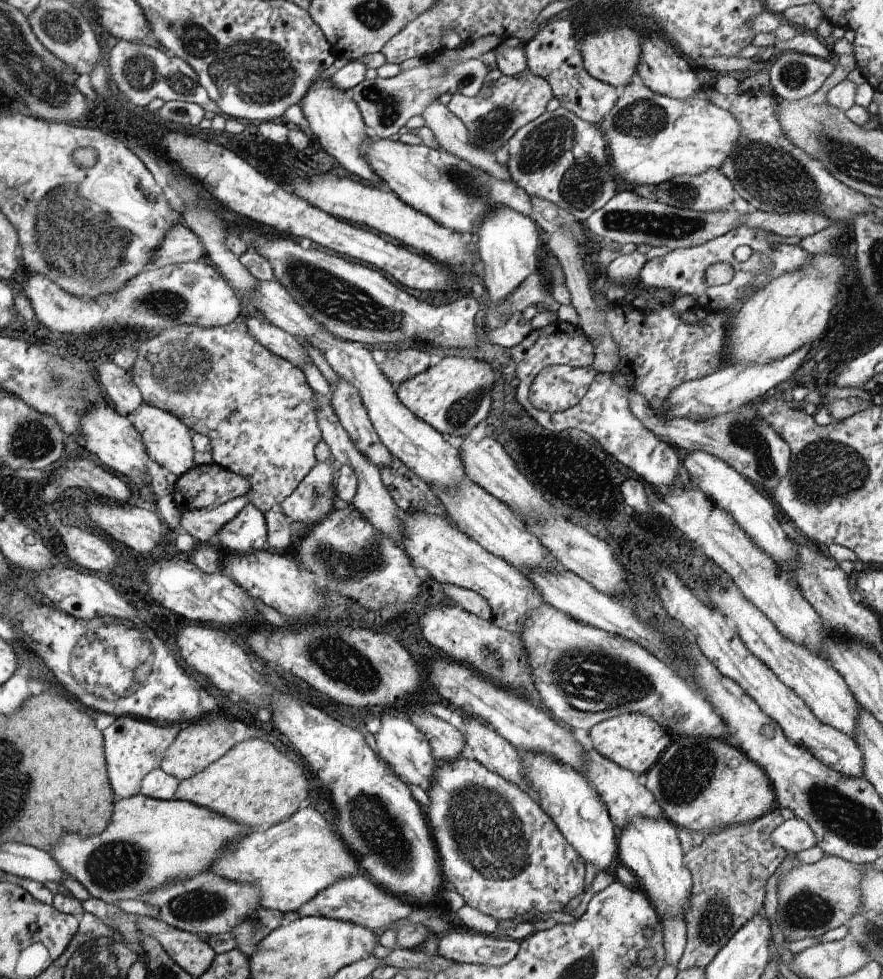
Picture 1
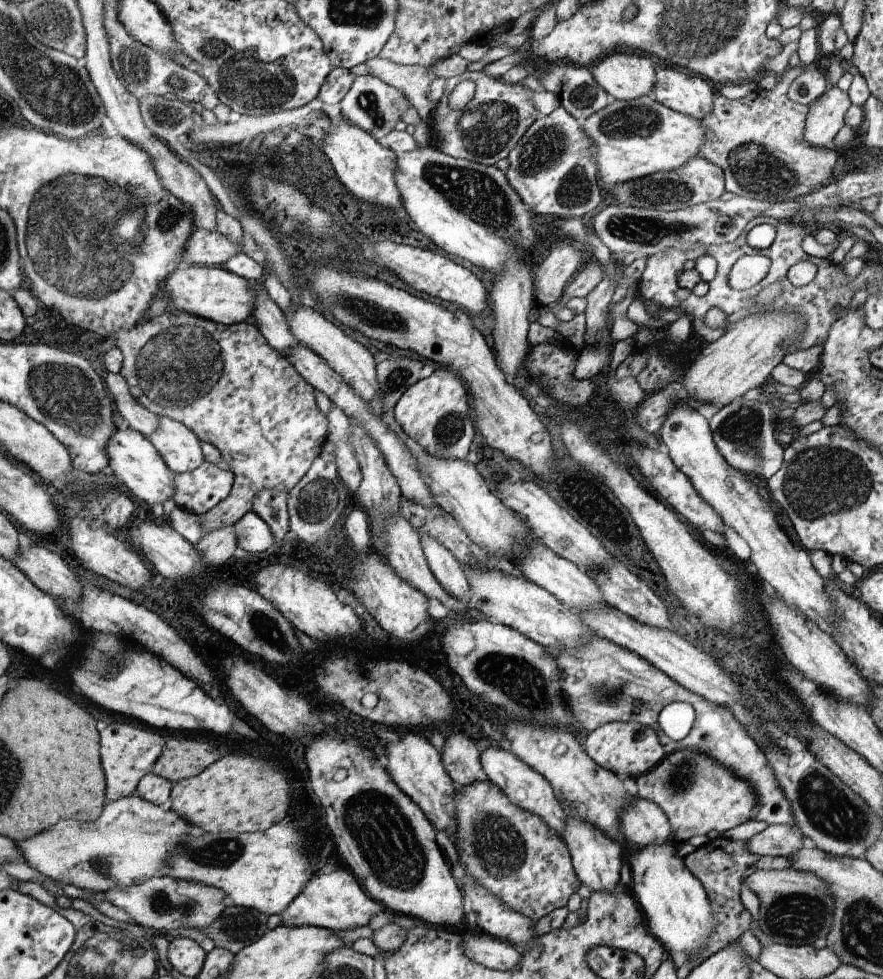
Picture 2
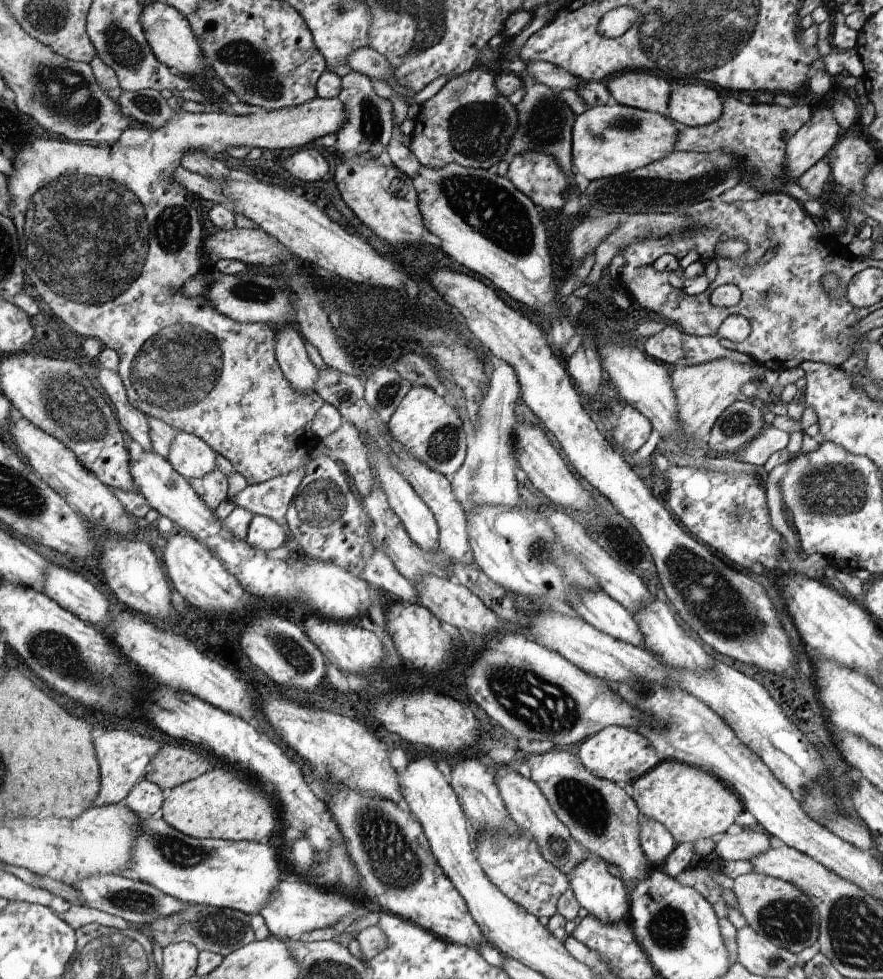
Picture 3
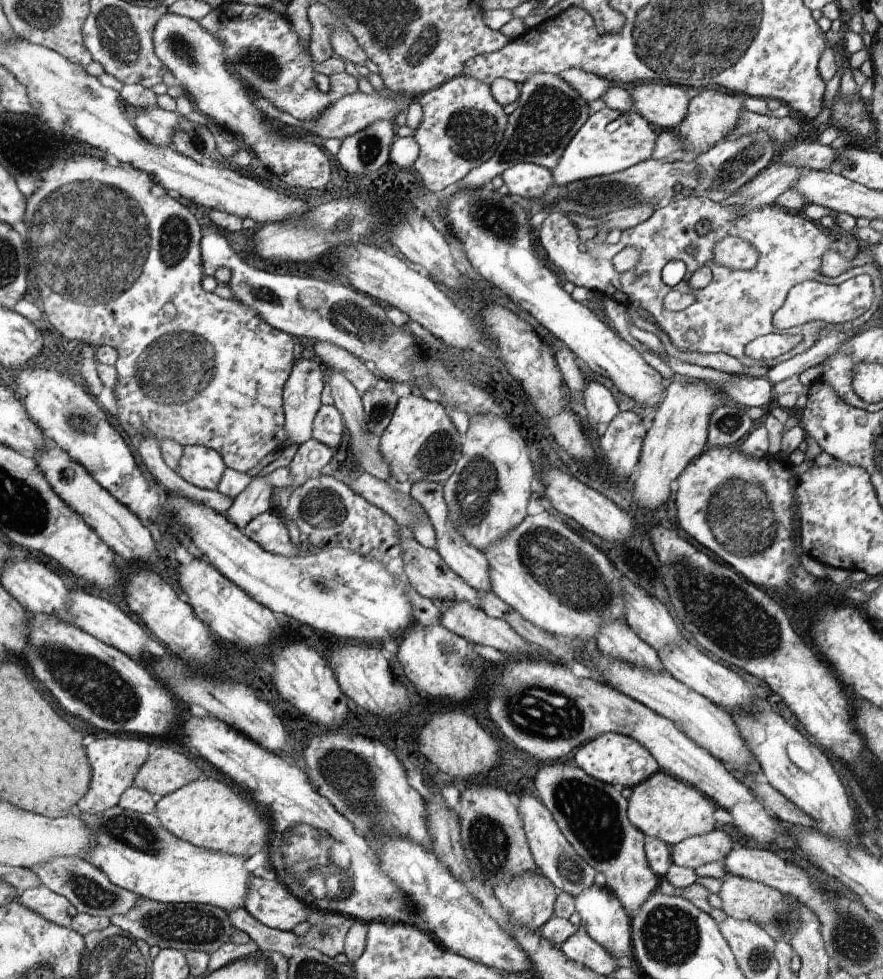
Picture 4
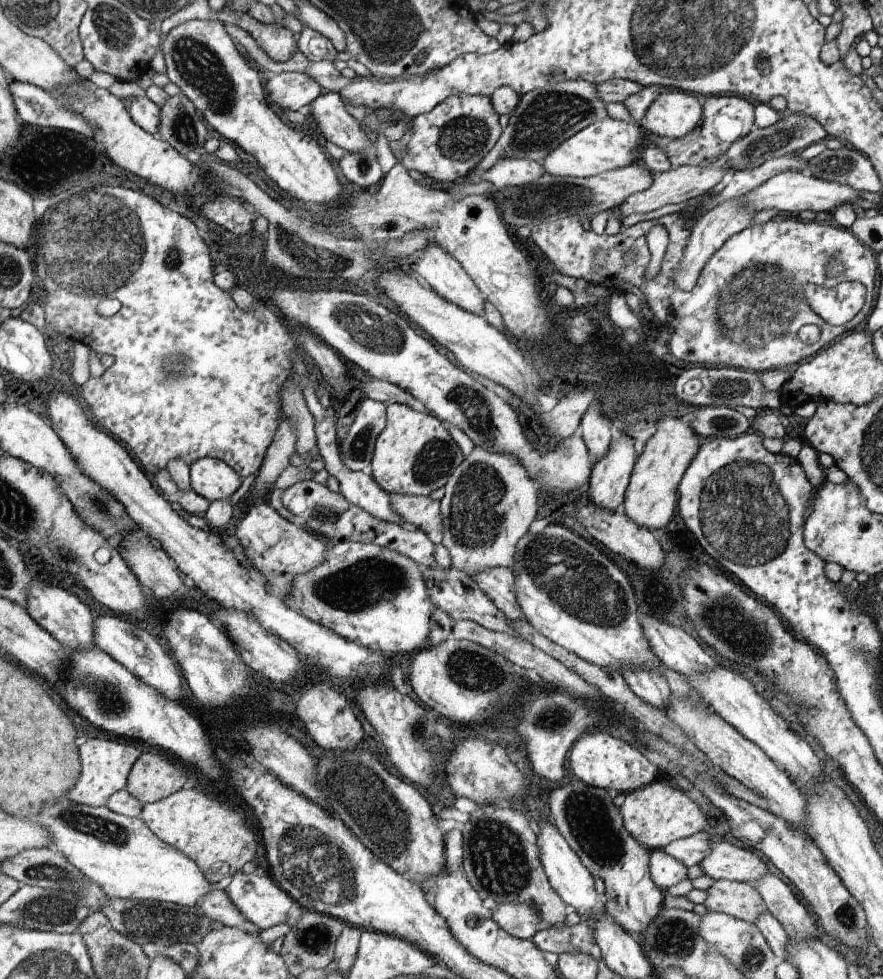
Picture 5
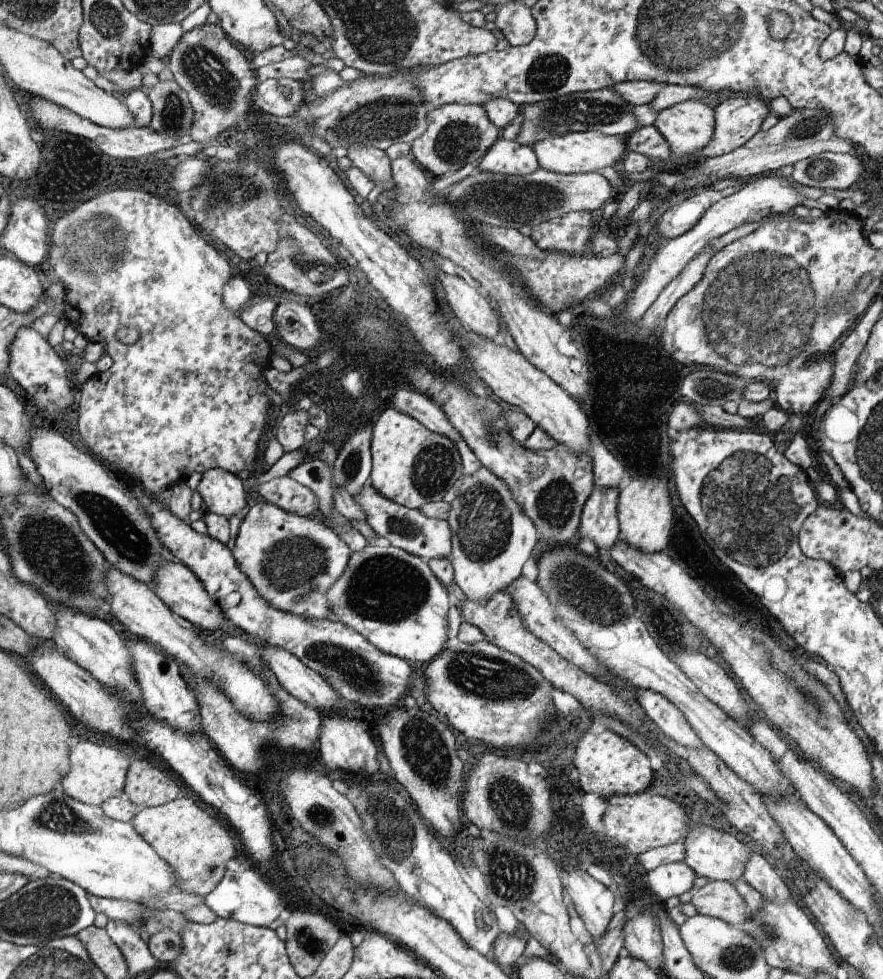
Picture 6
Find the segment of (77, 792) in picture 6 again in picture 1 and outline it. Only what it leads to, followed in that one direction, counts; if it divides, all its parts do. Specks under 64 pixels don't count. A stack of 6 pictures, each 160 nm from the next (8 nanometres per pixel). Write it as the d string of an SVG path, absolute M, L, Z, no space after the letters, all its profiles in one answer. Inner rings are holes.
M122 715L106 728L106 762L110 762L110 782L114 782L118 798L125 799L141 792L141 782L154 769L160 768L181 728L181 724L160 725L132 715Z

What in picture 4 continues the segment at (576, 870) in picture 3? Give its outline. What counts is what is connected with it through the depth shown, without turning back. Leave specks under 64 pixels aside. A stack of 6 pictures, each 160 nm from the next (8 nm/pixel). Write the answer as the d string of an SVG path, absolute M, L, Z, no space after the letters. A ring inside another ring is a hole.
M592 883L590 888L584 889L575 896L575 911L581 918L581 925L589 932L589 935L605 946L615 957L620 960L626 958L626 963L635 962L631 937L631 919L621 902L605 887L598 887Z

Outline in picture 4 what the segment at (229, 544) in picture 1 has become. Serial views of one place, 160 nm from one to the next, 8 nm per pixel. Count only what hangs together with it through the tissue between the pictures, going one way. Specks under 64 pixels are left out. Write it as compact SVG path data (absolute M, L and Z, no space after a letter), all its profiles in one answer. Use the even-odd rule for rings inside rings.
M270 510L253 518L245 526L244 532L271 553L287 557L298 554L296 545L290 540L285 521Z

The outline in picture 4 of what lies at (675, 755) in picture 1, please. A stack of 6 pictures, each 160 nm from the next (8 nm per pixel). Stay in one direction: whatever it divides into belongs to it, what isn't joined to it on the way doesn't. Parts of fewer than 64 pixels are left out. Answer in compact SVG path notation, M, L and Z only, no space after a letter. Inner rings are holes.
M660 770L644 782L633 786L632 794L629 798L627 815L630 822L645 835L659 838L670 847L673 847L685 838L693 837L694 835L705 835L713 831L715 829L714 826L716 826L714 812L716 812L717 809L717 804L711 798L708 798L701 790Z

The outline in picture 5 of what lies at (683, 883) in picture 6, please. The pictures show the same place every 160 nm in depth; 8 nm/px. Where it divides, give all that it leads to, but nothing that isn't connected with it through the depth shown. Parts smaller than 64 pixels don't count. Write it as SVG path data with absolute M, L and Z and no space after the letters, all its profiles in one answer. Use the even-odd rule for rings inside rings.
M662 849L653 850L650 856L650 876L664 894L671 886L688 878L688 868Z

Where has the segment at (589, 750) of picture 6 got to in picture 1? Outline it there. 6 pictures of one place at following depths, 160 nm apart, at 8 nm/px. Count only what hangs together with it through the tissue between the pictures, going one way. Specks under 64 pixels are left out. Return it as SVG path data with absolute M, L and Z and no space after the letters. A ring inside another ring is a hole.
M640 711L622 713L601 720L593 726L590 736L593 747L600 754L637 775L646 773L674 738L670 736L663 722L656 721L655 718Z

